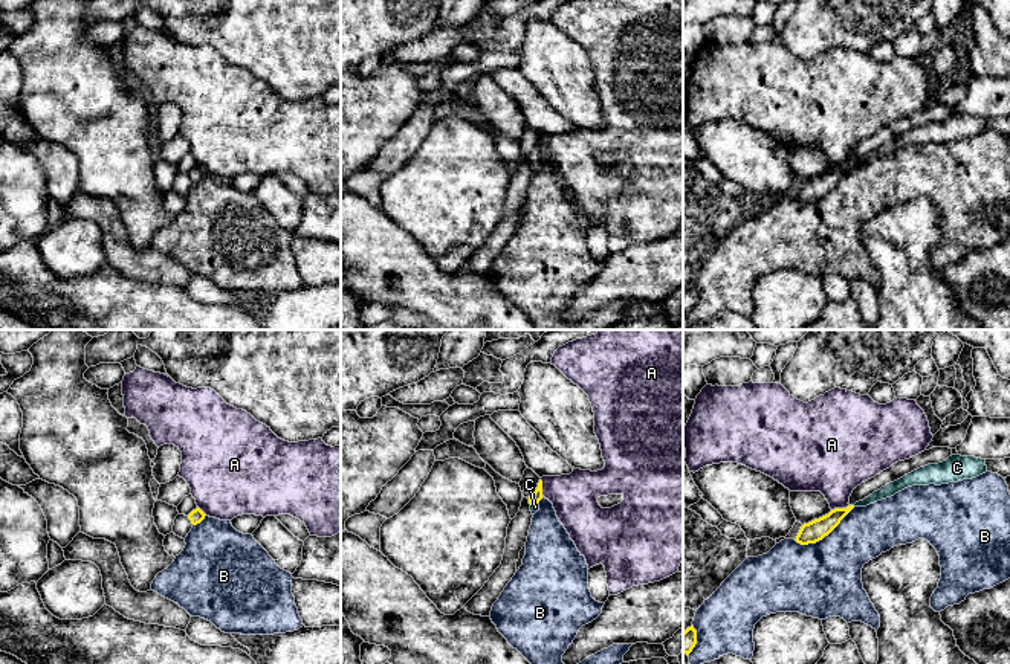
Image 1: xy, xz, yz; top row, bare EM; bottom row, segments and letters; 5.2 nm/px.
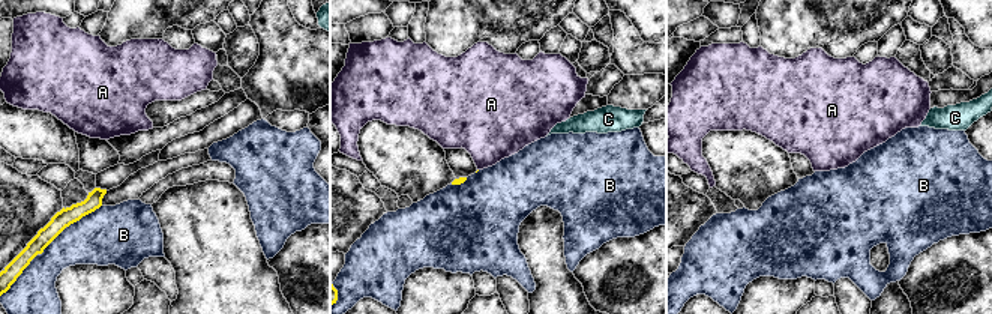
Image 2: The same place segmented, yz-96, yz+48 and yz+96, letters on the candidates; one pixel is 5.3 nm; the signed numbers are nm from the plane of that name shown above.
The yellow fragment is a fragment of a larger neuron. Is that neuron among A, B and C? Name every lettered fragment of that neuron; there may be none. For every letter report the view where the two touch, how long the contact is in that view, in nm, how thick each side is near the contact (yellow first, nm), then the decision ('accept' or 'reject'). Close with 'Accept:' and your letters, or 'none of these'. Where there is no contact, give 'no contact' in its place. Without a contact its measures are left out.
A: meets yellow in yz; contact 100 nm long; 120 nm thick on the yellow side, 360 nm on the other; reject
B: meets yellow in yz; contact 360 nm long; 120 nm thick on the yellow side, 400 nm on the other; reject
C: meets yellow in xz; contact 50 nm long; 60 nm thick on the yellow side, 50 nm on the other; accept
Accept: C

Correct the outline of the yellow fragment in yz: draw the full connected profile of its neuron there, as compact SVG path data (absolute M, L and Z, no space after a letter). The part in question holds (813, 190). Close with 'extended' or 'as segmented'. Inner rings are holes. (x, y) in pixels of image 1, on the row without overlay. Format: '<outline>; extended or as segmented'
M848 163L847 166L834 166L828 172L804 182L796 194L796 200L801 203L816 201L828 194L840 179L854 166Z; as segmented

